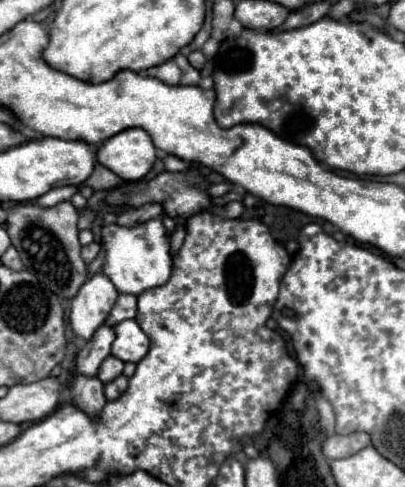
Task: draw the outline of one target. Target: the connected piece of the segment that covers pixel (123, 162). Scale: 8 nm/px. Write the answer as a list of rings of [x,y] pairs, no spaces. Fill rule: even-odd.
[[[134,127],[120,131],[98,147],[98,163],[122,181],[144,179],[156,161],[156,147],[146,131]]]

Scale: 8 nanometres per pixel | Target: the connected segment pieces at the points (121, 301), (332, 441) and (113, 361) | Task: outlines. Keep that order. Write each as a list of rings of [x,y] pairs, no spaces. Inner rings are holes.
[[[118,295],[116,305],[114,305],[114,311],[108,315],[106,323],[108,325],[116,325],[116,323],[120,323],[124,319],[134,319],[136,317],[136,311],[138,311],[136,303],[138,303],[138,297],[136,295]]]
[[[354,433],[354,435],[332,435],[326,439],[324,443],[324,457],[328,461],[334,459],[344,459],[350,457],[358,451],[362,451],[364,447],[370,445],[370,435],[366,433]]]
[[[108,355],[98,369],[98,377],[100,377],[102,383],[108,383],[108,381],[116,379],[118,375],[122,375],[122,369],[124,369],[124,361],[120,361],[114,355]]]

